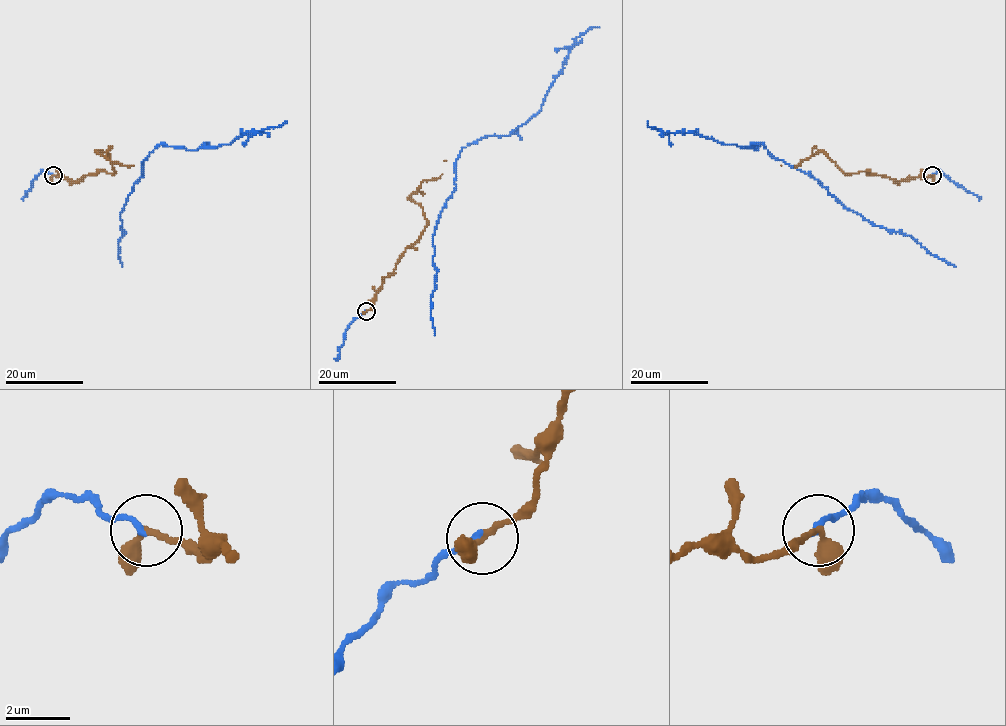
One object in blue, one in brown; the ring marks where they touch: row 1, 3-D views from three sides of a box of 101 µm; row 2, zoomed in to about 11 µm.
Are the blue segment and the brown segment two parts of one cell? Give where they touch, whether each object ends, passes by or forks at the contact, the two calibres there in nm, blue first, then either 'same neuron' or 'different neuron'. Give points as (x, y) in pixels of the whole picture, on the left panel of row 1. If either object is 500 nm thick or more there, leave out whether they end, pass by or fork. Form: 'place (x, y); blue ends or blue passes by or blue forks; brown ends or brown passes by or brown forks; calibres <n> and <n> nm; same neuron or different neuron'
place (53, 175); blue ends; brown passes by; calibres 180 and 280 nm; same neuron

